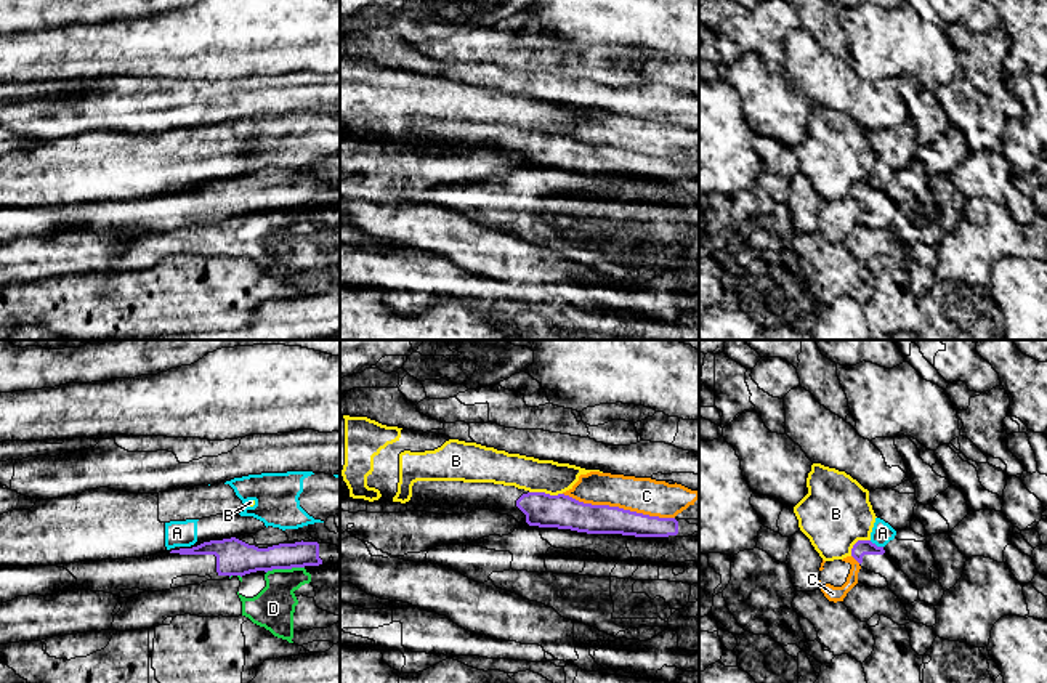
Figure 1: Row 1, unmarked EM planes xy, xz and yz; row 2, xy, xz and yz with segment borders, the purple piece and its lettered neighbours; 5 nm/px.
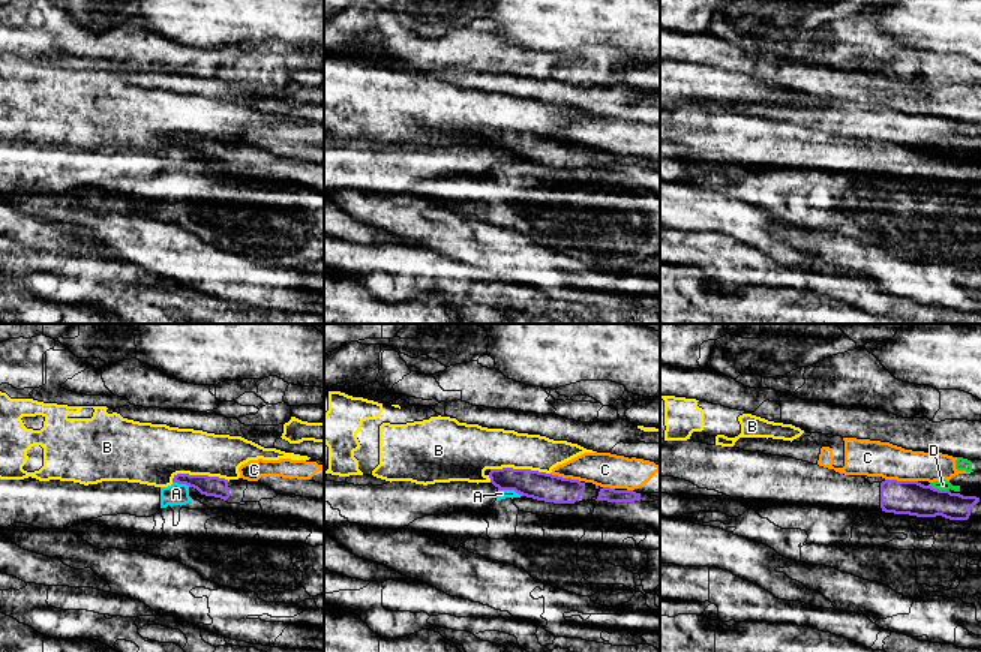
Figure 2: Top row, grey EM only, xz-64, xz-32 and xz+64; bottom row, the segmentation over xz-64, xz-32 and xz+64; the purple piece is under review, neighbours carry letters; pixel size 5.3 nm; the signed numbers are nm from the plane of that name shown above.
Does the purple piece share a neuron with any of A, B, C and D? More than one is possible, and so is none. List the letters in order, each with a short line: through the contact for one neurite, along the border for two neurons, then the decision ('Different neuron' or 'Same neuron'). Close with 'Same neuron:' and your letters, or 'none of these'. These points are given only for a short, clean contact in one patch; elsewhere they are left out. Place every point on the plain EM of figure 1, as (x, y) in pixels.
A: Line: yz (869, 181), (882, 188). Different neuron
B: Line: xz (529, 132), (561, 135). Different neuron
C: Different neuron
D: Line: xy (303, 207), (273, 209), (266, 214). Different neuron
Same neuron: none of these

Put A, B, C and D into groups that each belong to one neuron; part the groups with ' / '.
A / B / C / D

